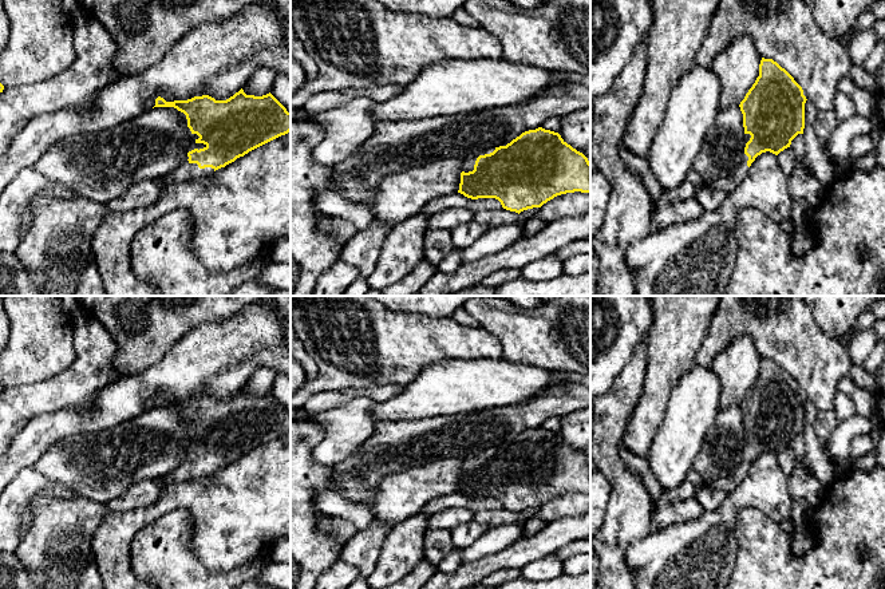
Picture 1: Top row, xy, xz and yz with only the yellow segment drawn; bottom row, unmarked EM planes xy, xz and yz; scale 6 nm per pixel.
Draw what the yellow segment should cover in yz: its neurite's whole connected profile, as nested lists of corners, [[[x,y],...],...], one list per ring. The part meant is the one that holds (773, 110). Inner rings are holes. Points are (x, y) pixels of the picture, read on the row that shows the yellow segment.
[[[762,58],[759,76],[739,104],[744,127],[744,153],[742,163],[732,174],[712,182],[706,181],[706,183],[728,194],[743,182],[748,174],[748,167],[758,155],[766,151],[778,155],[790,147],[791,141],[798,134],[803,134],[806,100],[802,87],[785,68],[773,59]]]

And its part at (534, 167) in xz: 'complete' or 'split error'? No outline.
split error

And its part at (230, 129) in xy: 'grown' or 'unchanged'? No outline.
grown

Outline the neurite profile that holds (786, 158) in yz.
[[[791,147],[785,149],[778,155],[778,163],[786,177],[790,177],[797,166],[797,158]]]

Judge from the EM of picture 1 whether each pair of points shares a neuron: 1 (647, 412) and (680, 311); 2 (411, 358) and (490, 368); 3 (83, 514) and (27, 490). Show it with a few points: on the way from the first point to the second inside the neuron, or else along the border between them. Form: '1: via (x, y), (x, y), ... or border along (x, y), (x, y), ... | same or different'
1: via (658, 387), (676, 336) | same
2: border along (471, 359), (443, 359), (427, 364), (414, 379) | different
3: border along (31, 498), (38, 491), (50, 489), (66, 499) | different

